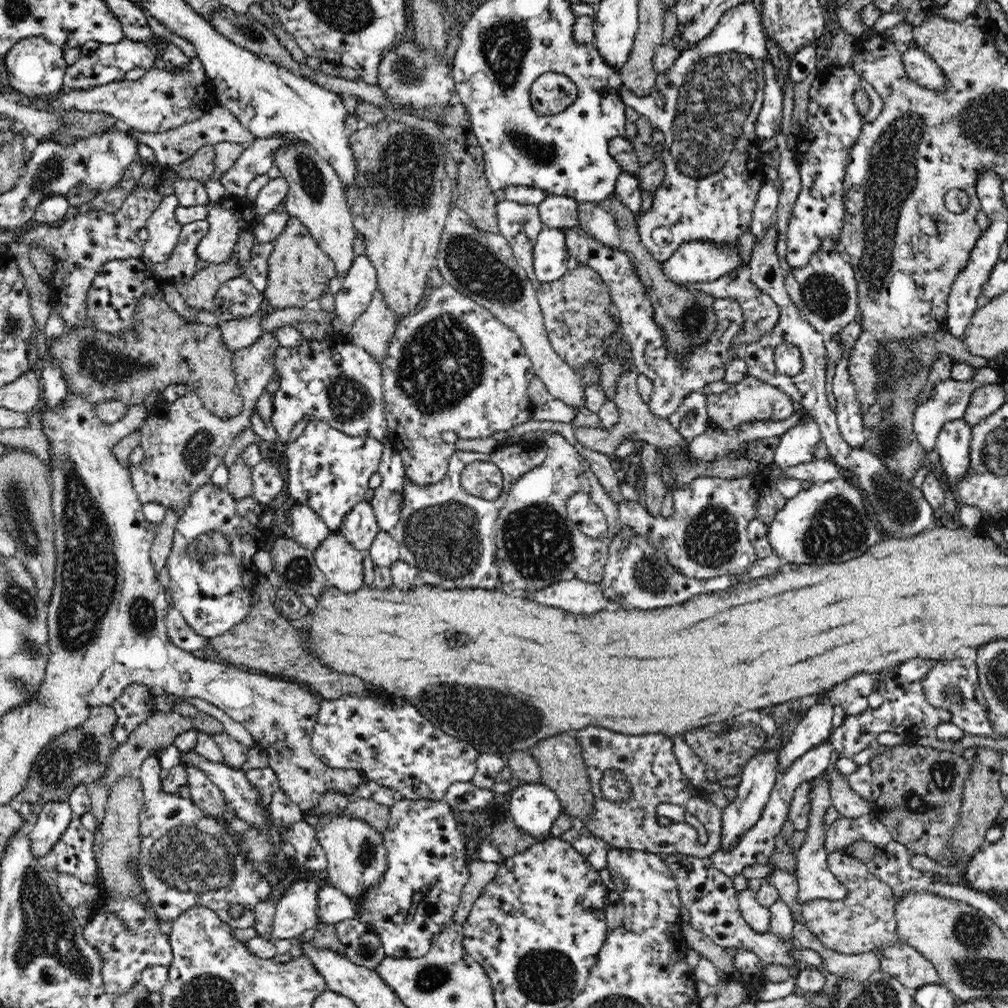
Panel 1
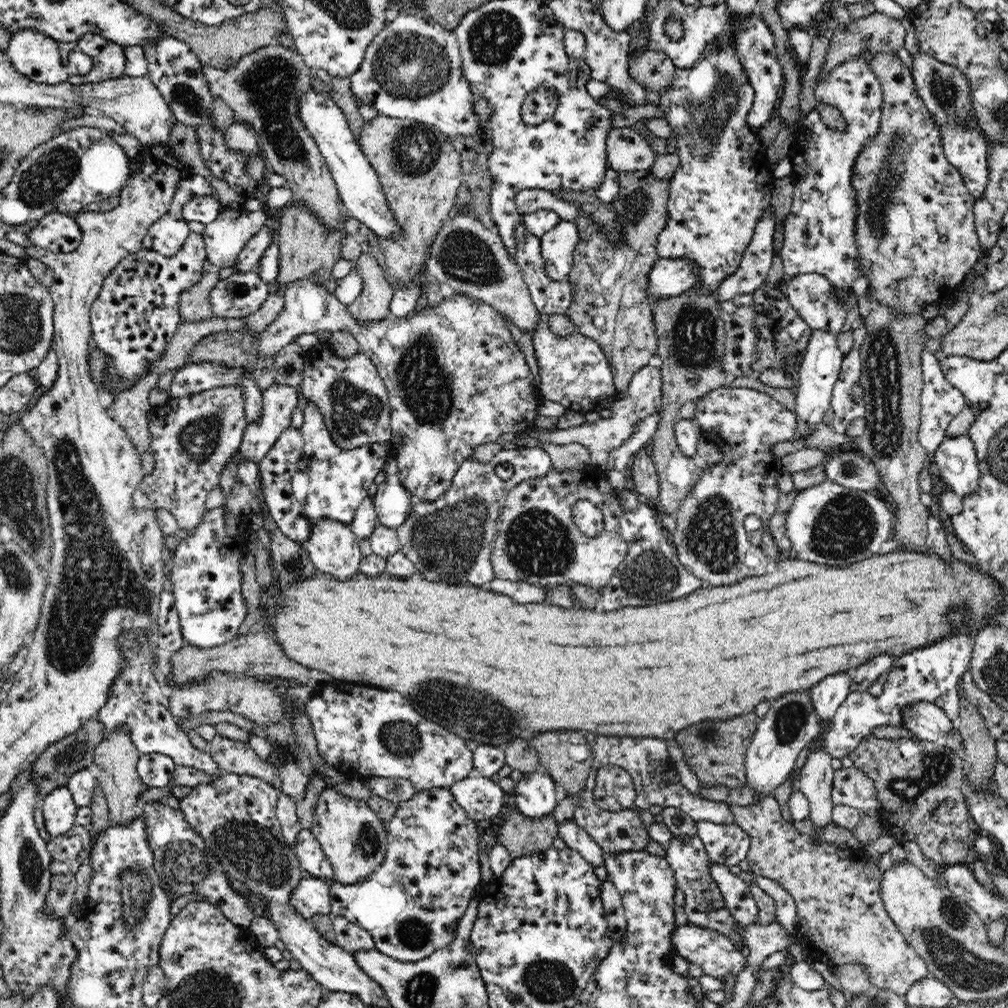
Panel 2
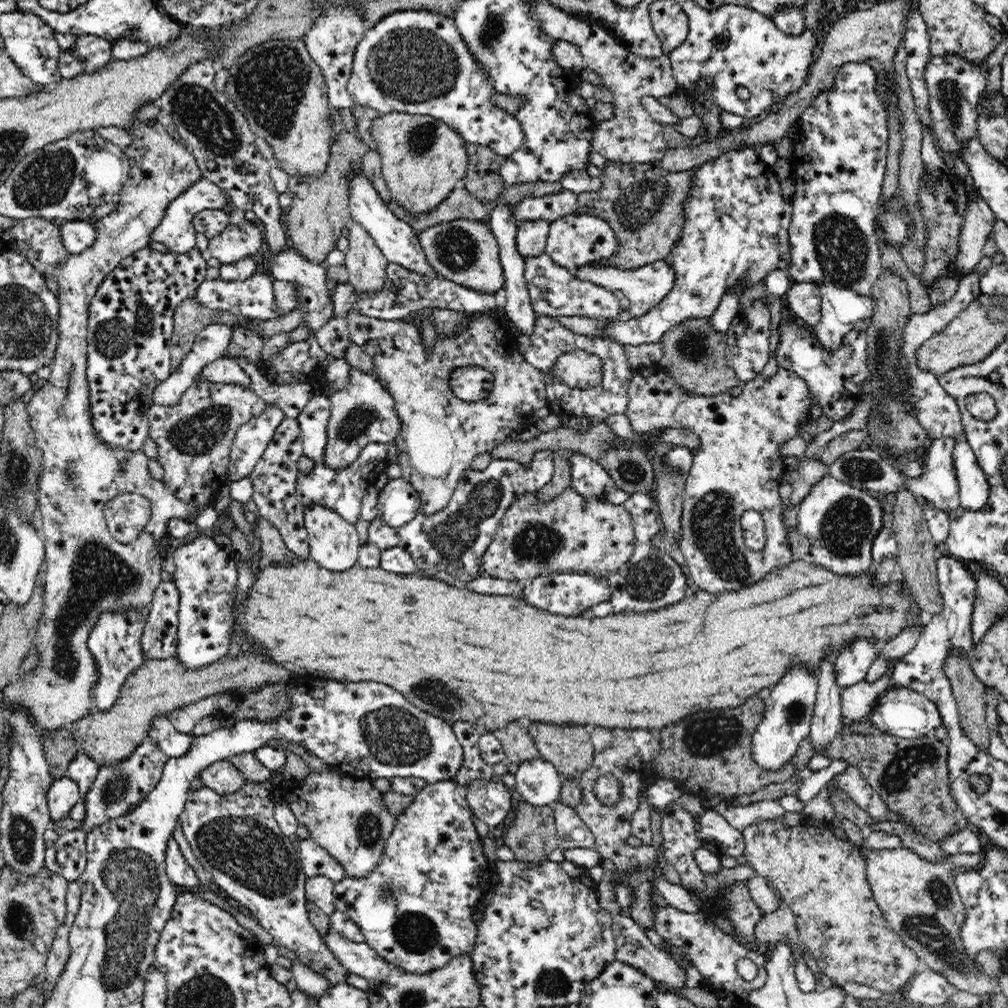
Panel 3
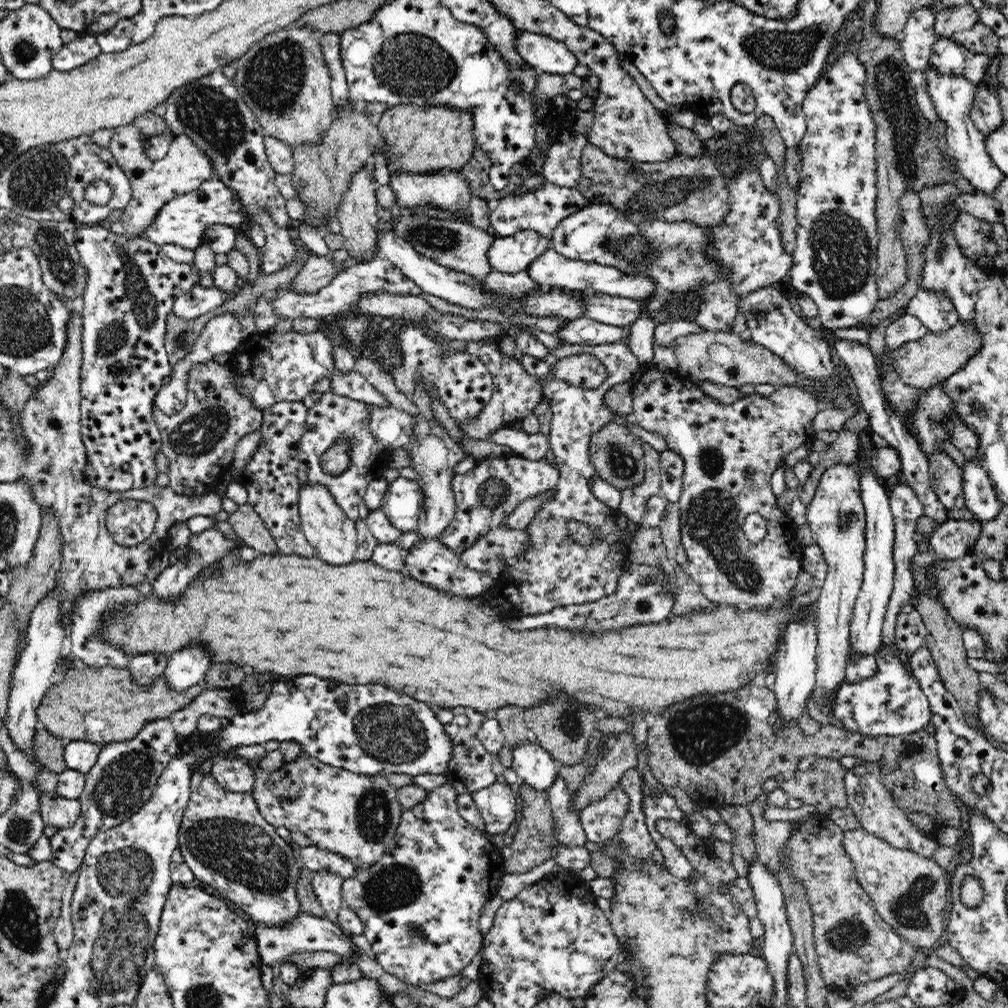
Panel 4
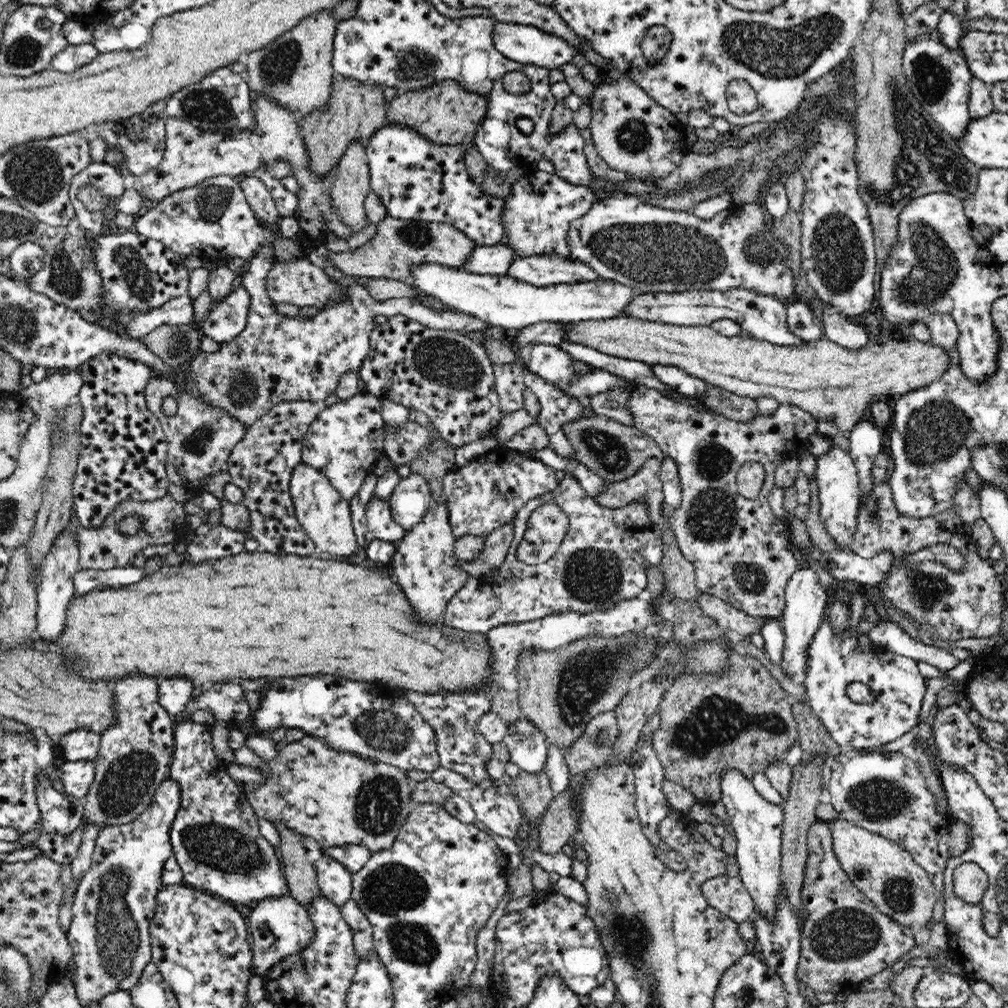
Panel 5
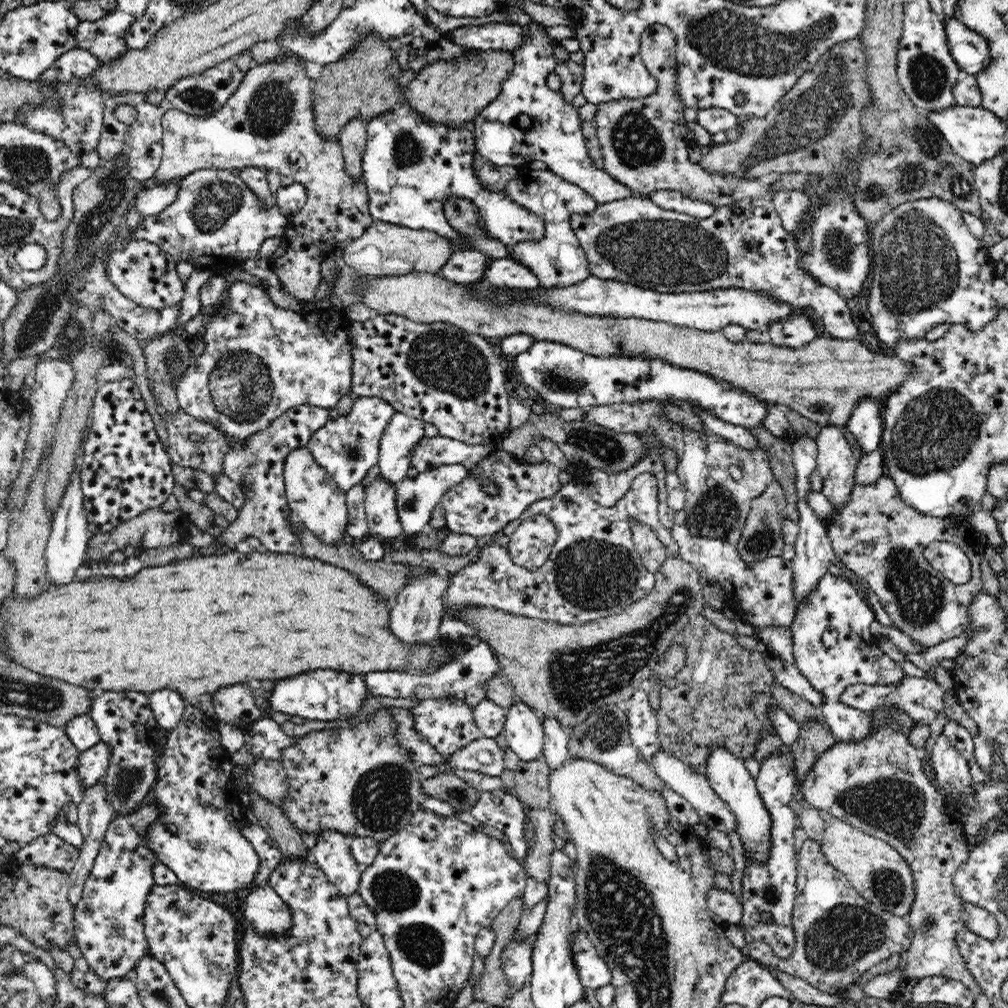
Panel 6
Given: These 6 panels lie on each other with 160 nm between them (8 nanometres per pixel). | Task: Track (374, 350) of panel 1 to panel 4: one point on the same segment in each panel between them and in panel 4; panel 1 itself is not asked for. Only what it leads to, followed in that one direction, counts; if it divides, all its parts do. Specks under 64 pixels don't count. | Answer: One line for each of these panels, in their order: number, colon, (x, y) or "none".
2: (373, 304)
3: (366, 265)
4: (358, 221)

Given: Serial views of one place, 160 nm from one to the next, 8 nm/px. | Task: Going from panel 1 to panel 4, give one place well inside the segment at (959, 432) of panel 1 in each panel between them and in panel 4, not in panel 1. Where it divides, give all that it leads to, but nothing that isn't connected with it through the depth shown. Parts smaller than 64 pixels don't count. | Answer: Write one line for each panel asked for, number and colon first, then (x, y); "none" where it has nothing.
2: (956, 458)
3: (973, 487)
4: (978, 490)

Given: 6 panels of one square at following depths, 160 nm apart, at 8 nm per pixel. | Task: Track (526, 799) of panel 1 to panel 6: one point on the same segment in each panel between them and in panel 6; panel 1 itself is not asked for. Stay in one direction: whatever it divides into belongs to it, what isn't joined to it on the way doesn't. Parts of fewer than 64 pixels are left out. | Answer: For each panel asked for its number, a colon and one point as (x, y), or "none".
2: (535, 796)
3: (537, 780)
4: (534, 765)
5: (528, 747)
6: (523, 730)

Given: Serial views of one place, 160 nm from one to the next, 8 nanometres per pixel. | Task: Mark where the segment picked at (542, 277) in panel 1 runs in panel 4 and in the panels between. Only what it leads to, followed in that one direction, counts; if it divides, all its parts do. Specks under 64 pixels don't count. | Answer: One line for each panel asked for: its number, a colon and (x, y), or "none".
2: (557, 246)
3: (577, 240)
4: (672, 253)

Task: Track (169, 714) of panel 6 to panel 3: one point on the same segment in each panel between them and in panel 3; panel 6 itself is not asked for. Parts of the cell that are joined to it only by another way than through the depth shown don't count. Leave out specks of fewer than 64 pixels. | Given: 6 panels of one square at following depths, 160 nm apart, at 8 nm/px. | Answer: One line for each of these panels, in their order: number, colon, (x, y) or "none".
3: (205, 577)
4: (186, 668)
5: (174, 694)

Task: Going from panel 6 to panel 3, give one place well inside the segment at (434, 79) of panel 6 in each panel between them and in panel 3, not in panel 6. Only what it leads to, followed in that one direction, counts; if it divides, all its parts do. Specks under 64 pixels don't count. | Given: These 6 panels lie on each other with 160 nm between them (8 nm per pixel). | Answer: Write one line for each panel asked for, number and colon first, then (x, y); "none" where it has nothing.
3: (421, 157)
4: (427, 139)
5: (446, 114)

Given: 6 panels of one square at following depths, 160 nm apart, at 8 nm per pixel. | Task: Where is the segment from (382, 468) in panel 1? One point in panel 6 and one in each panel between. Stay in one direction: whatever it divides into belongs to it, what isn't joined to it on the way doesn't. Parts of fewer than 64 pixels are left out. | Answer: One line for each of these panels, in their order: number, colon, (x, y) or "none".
2: (392, 500)
3: (398, 503)
4: (402, 503)
5: (410, 500)
6: (416, 498)

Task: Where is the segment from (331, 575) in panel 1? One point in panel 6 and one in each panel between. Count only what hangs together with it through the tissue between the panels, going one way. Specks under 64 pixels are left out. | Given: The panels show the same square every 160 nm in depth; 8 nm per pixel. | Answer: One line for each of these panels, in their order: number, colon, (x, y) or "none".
2: (333, 548)
3: (333, 542)
4: (328, 529)
5: (324, 514)
6: (317, 502)

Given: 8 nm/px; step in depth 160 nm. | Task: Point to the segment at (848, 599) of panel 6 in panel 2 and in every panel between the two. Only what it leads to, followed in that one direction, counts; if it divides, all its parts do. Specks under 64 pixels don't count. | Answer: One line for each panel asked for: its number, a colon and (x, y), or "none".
2: (925, 721)
3: (899, 712)
4: (890, 703)
5: (834, 663)

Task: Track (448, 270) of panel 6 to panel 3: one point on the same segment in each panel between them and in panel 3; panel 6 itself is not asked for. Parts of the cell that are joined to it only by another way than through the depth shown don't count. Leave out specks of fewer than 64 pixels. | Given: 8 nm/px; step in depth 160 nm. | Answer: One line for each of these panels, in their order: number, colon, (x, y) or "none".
3: (532, 237)
4: (513, 254)
5: (496, 260)

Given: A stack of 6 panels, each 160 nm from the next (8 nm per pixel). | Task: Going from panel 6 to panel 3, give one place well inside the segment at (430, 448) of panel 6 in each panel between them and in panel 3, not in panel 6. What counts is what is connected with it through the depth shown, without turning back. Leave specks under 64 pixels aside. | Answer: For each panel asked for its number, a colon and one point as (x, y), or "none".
3: (363, 411)
4: (392, 427)
5: (402, 444)

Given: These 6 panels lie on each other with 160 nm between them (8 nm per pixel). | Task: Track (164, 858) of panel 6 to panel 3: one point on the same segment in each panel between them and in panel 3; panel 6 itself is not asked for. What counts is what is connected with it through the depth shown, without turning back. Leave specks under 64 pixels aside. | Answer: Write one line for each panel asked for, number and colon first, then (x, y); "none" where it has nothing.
3: (236, 837)
4: (223, 838)
5: (217, 843)

